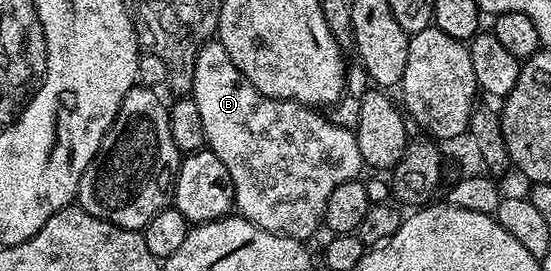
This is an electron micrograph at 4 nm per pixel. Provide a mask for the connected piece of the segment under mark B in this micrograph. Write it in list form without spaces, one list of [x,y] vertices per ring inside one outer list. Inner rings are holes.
[[[209,41],[197,50],[196,64],[192,70],[192,90],[190,92],[190,98],[198,105],[198,113],[202,116],[204,142],[207,150],[216,154],[218,161],[222,161],[222,165],[226,165],[226,169],[230,173],[230,181],[234,181],[235,210],[243,218],[249,219],[254,225],[258,225],[270,233],[285,235],[291,239],[308,241],[308,238],[316,230],[321,230],[324,222],[326,201],[330,201],[330,193],[334,193],[334,189],[338,189],[338,185],[342,185],[351,179],[356,179],[359,176],[359,171],[362,171],[355,131],[347,131],[338,125],[334,125],[329,121],[327,114],[321,113],[319,110],[311,107],[306,107],[302,103],[295,103],[289,99],[271,99],[262,93],[258,93],[258,89],[254,89],[254,85],[250,85],[250,81],[246,81],[244,74],[237,69],[234,61],[230,61],[226,49],[218,41]]]

